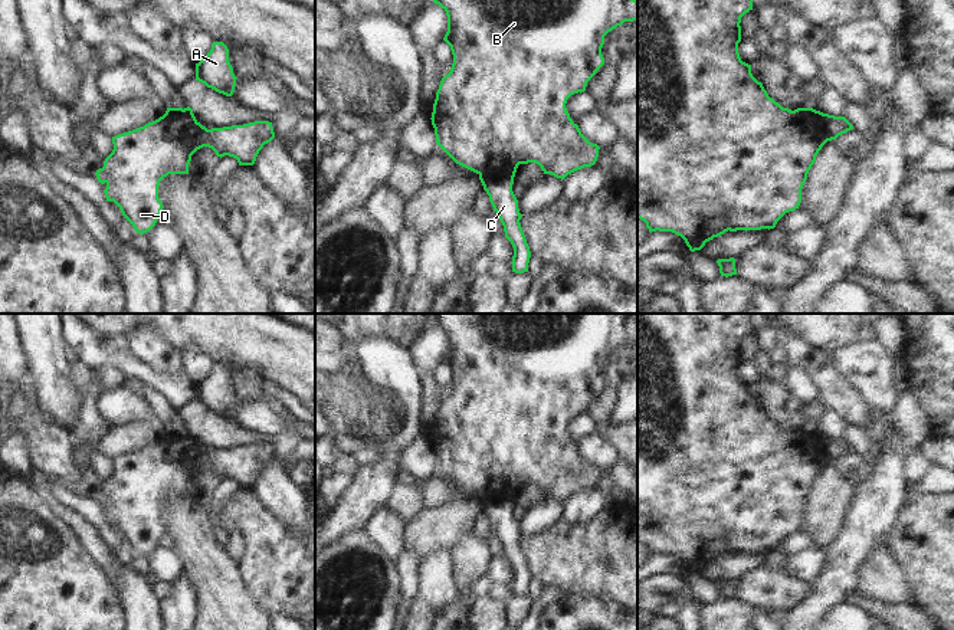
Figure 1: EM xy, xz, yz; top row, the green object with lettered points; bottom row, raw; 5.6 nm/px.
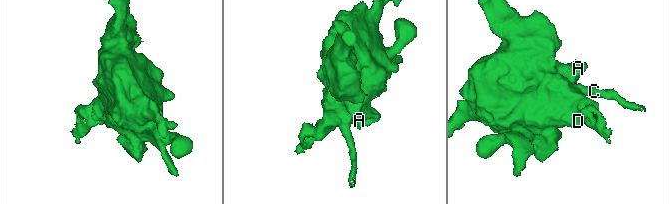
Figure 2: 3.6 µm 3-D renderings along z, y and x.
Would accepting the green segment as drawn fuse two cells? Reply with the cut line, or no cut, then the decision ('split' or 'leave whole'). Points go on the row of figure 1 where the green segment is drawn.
xz (517, 166), (489, 164), (479, 174) | split

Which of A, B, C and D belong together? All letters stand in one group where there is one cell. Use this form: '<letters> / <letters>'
A B D / C

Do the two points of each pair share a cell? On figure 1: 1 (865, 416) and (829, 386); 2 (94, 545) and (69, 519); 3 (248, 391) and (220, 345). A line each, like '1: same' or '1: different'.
1: same
2: same
3: different

